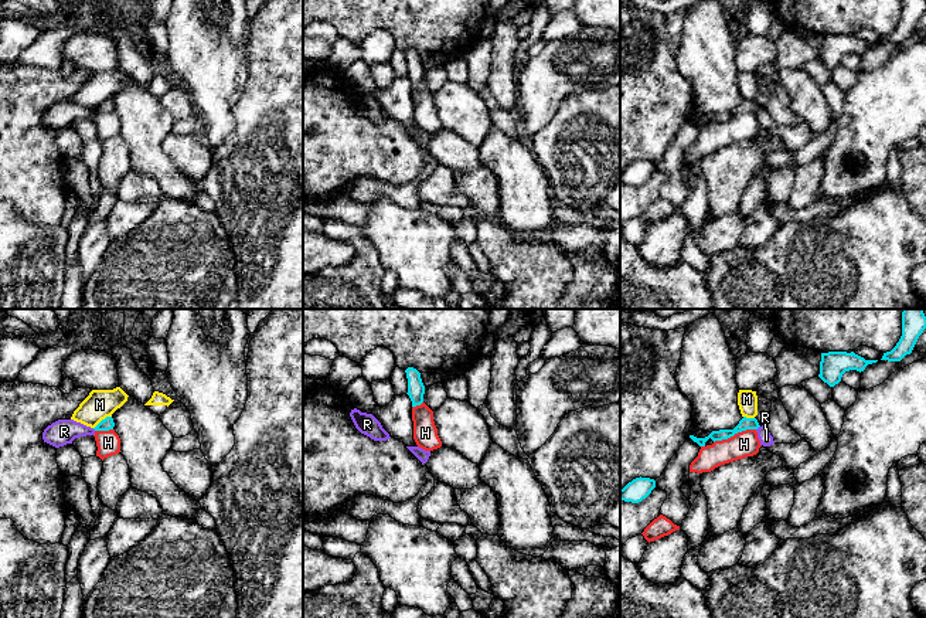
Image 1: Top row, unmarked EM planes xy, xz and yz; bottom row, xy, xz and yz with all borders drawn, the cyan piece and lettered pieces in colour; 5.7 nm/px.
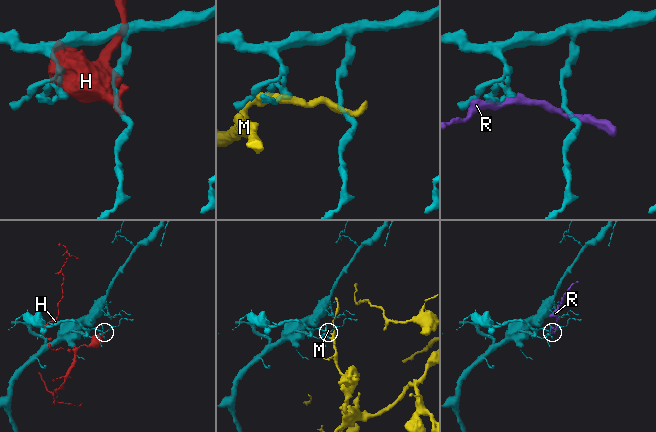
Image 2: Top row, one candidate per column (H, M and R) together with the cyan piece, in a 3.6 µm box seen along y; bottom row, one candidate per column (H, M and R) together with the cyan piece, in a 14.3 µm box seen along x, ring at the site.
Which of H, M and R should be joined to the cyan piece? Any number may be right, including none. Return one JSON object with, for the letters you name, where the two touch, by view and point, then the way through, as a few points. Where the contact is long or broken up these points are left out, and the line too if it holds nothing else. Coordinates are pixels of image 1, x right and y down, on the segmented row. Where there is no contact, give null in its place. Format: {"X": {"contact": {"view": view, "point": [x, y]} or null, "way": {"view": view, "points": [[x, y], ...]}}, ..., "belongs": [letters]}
{"belongs": []}

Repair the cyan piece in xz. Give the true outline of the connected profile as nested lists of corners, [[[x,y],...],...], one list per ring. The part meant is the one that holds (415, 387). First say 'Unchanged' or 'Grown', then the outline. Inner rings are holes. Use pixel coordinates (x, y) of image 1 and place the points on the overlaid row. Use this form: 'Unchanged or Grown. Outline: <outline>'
Unchanged. Outline: [[[408,367],[405,370],[408,378],[408,395],[412,401],[412,407],[421,405],[423,403],[425,386],[421,378],[421,373],[413,369]]]

